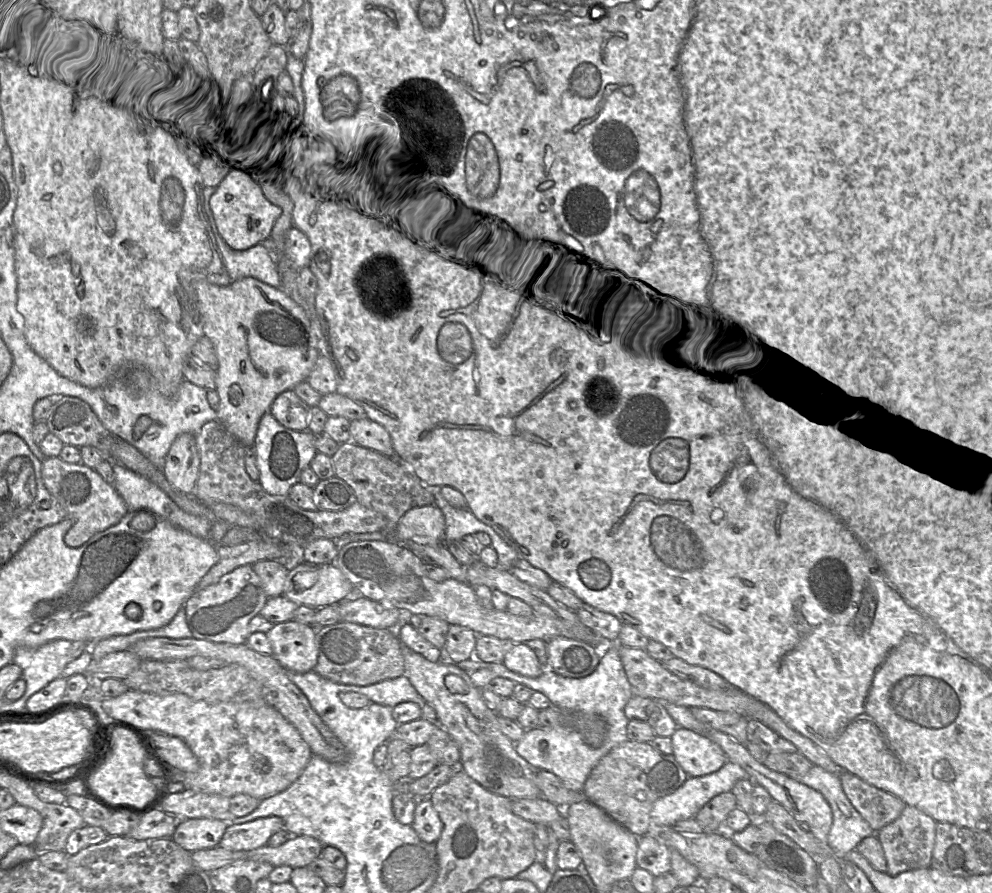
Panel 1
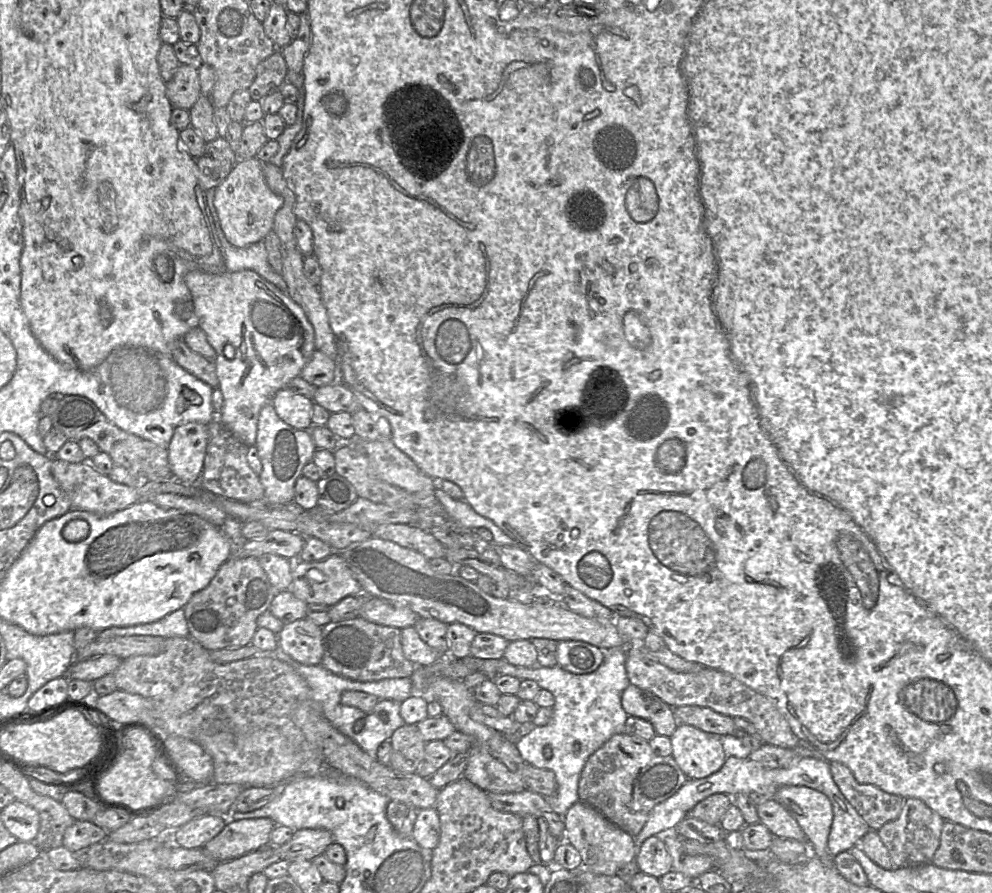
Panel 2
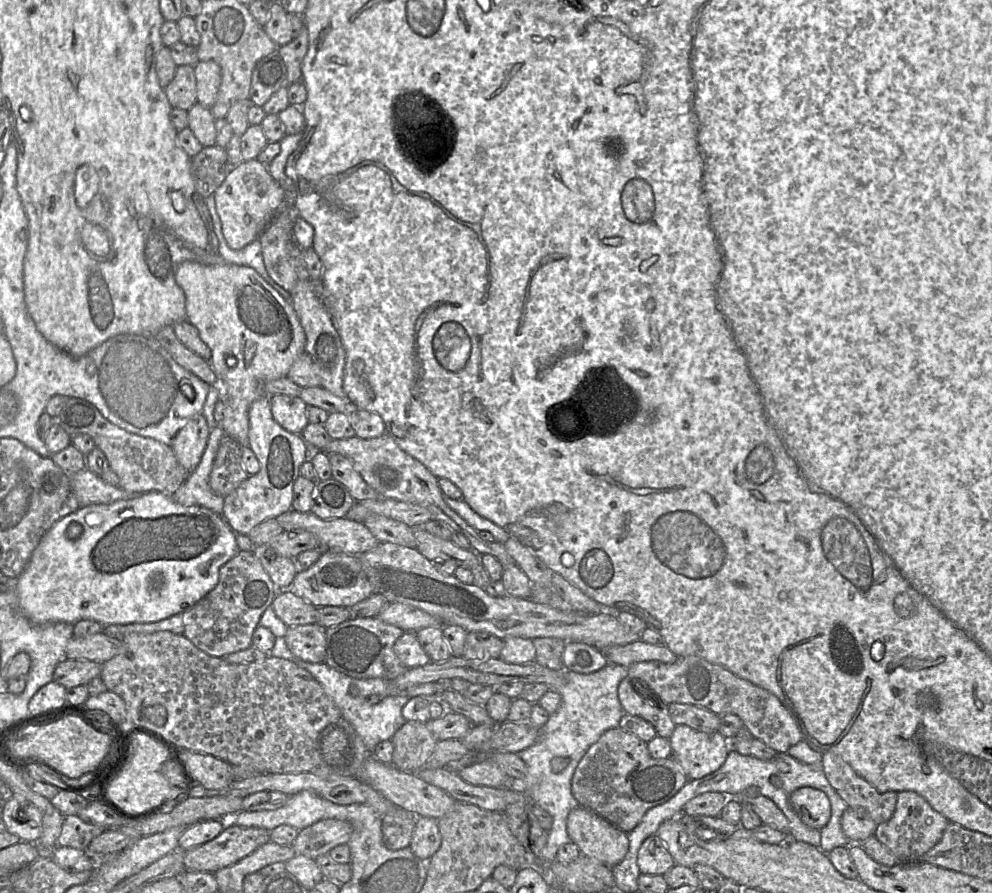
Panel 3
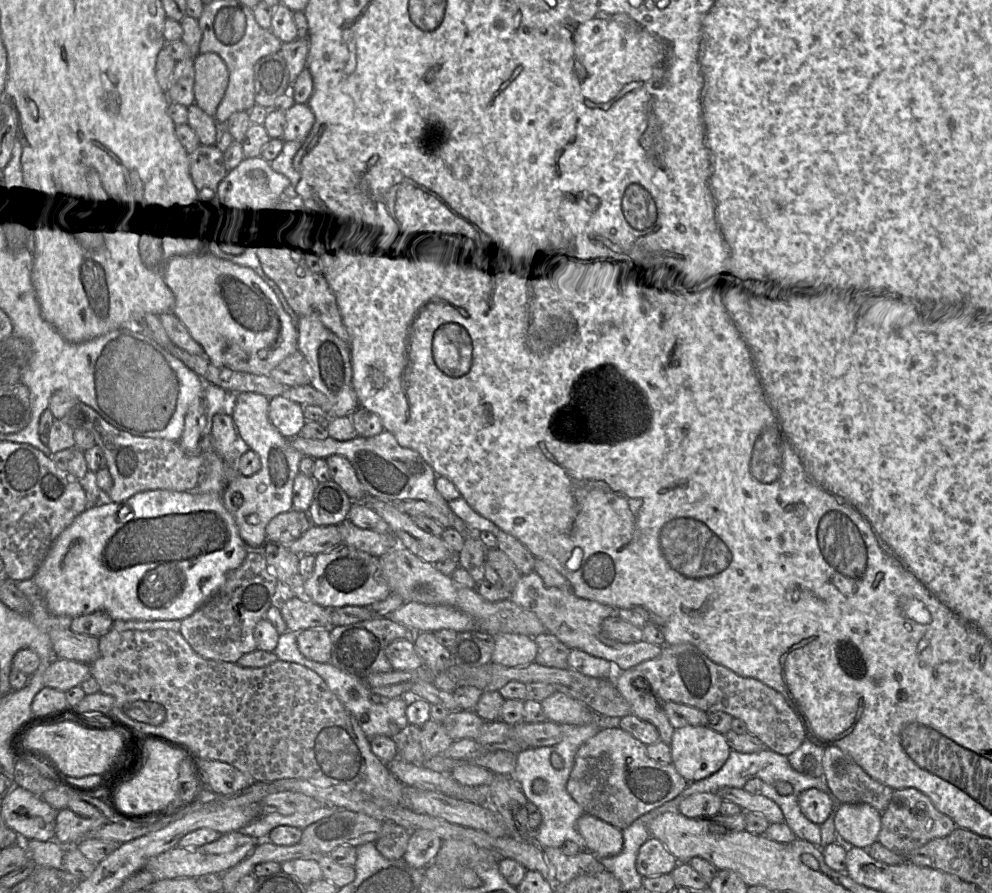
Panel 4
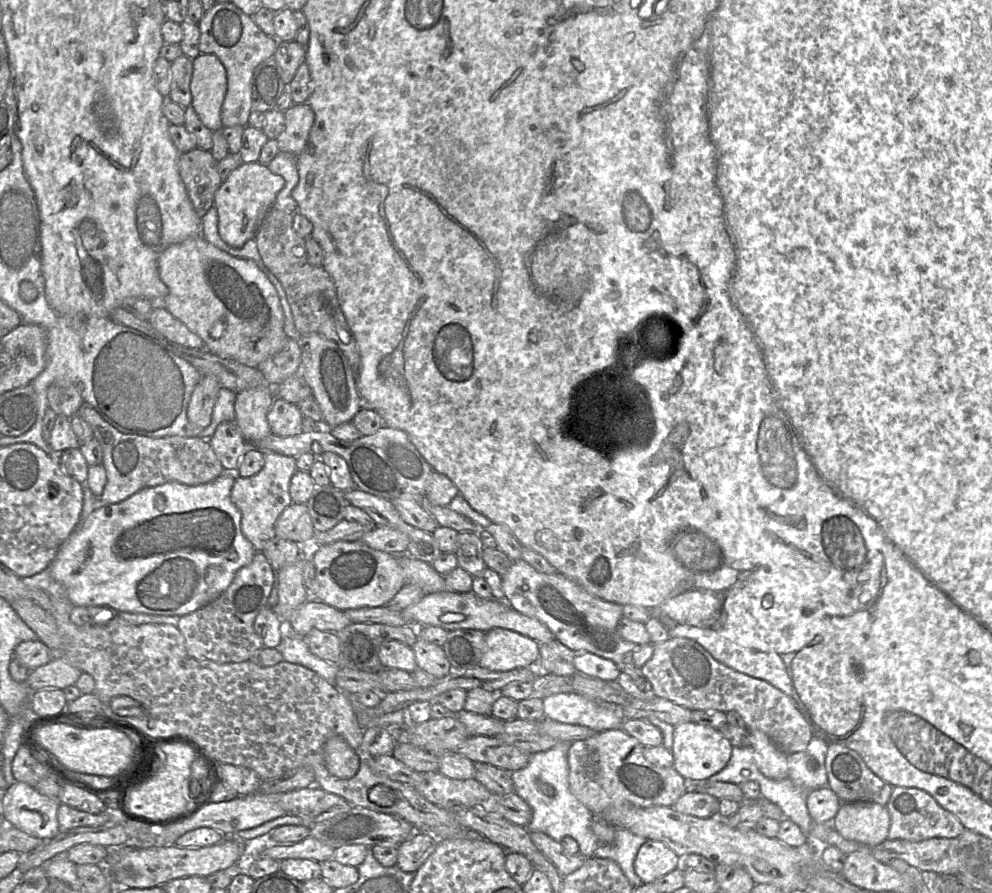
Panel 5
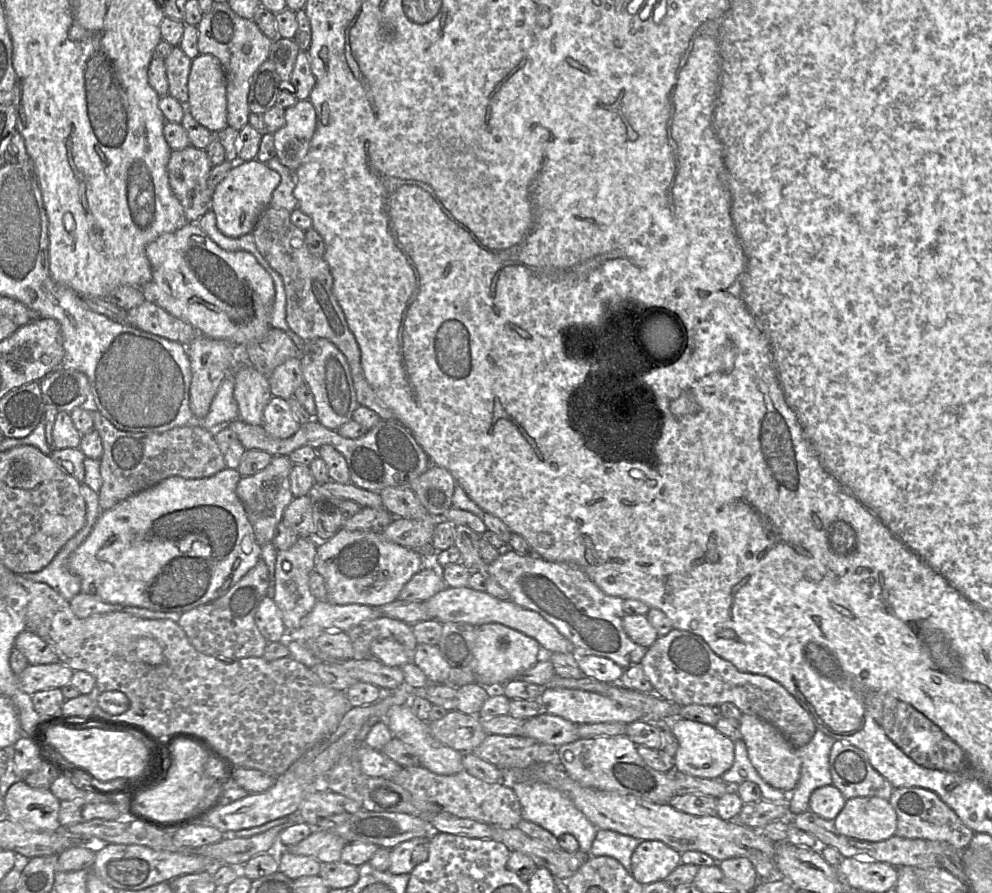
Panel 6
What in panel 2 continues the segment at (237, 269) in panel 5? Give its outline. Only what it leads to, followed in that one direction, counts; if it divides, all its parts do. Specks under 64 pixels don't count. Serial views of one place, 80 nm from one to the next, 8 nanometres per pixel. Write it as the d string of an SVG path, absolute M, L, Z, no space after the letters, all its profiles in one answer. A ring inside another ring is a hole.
M242 270L237 272L223 271L222 273L208 273L204 271L190 271L185 275L185 284L187 285L193 299L195 314L198 318L198 327L206 334L207 341L216 352L214 361L215 372L219 380L218 389L223 396L223 406L217 419L221 422L225 429L232 433L248 448L255 447L258 417L261 409L268 403L271 403L274 395L285 388L287 383L293 378L298 377L300 372L310 360L315 349L314 329L308 321L302 308L295 303L287 293L280 291L272 283L265 280L253 270Z

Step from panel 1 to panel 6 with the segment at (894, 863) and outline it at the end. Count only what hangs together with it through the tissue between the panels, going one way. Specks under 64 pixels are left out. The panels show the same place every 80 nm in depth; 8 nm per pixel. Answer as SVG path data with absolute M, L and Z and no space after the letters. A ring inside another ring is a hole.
M922 787L895 788L888 800L897 815L895 835L899 837L945 842L956 850L963 851L975 834L959 819L953 809L929 789Z

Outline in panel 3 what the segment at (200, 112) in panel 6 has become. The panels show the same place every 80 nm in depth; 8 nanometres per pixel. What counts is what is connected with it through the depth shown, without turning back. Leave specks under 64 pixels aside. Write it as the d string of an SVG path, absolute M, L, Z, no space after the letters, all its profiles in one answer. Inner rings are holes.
M198 61L194 66L197 103L211 108L221 84L221 68L212 61Z

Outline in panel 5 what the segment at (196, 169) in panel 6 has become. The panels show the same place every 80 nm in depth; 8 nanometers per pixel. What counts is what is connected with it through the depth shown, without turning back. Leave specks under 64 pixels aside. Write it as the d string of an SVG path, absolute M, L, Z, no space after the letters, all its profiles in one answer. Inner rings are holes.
M196 147L179 155L178 170L197 215L202 218L214 205L214 197L222 184L218 162L210 151Z

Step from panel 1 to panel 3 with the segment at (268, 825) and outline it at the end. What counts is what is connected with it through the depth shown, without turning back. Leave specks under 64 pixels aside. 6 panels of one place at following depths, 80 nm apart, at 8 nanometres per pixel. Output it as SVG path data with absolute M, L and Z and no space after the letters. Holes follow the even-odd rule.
M227 823L213 840L184 851L186 871L215 873L252 853L269 840L269 831Z

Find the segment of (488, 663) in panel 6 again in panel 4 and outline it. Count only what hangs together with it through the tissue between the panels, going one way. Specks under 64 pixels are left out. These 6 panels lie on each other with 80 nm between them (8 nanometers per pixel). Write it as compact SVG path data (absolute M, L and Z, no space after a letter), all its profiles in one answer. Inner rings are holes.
M513 633L494 636L495 648L491 661L507 667L516 667L533 662L537 655L534 638Z

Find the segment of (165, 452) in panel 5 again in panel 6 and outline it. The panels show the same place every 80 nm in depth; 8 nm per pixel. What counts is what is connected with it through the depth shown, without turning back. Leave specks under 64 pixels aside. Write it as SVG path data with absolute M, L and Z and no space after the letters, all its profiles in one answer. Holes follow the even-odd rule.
M91 411L91 415L94 429L98 432L103 446L99 460L102 486L97 493L101 512L167 478L208 478L226 468L214 438L214 431L183 426L163 433L124 432L114 427L99 411Z

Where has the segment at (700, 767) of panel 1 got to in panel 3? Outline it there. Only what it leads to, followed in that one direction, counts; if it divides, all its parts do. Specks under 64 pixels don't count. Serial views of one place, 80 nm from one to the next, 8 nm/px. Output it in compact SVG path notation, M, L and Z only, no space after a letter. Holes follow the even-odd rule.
M676 725L669 738L672 758L689 780L717 771L731 749L730 742L716 732L702 732L687 725Z

